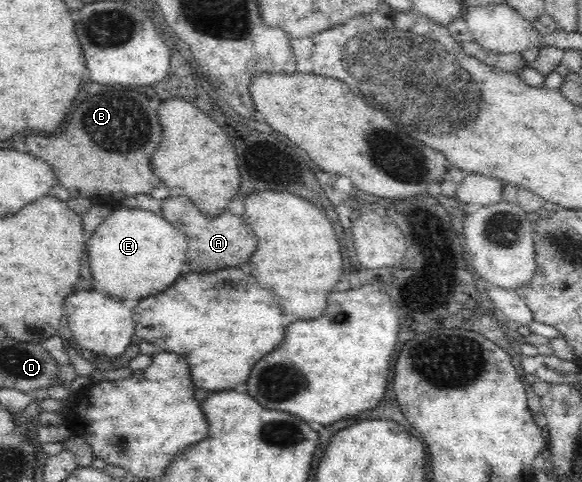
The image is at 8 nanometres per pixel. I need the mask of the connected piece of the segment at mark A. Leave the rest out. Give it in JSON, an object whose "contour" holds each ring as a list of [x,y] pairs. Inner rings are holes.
{"contour":[[[171,195],[162,200],[160,213],[187,239],[186,263],[190,271],[207,273],[207,271],[227,269],[227,267],[240,267],[242,263],[248,263],[257,249],[255,233],[247,227],[247,223],[243,223],[241,217],[229,213],[229,209],[225,209],[217,217],[211,217],[203,215],[188,197]]]}

